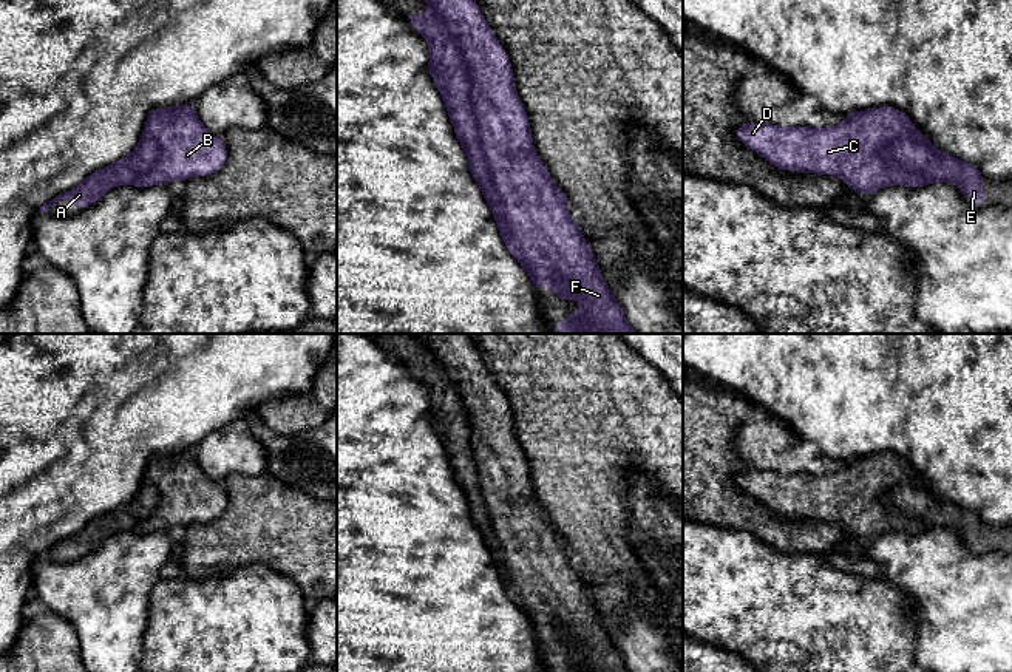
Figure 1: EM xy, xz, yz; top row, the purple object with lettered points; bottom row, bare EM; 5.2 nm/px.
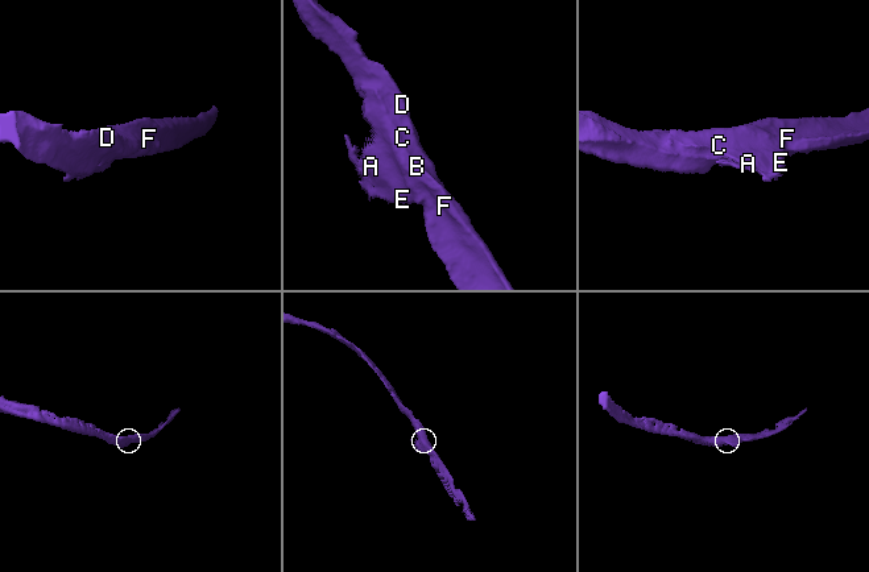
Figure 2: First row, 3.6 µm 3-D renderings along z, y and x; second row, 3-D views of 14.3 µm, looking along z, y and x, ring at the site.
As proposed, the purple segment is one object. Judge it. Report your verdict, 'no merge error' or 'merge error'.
merge error

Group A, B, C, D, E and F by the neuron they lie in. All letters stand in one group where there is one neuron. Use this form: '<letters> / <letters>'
A E / B C D F

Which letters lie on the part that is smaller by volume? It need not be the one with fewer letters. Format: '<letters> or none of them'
A, E

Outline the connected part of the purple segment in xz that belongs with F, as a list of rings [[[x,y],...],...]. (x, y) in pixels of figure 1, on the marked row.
[[[423,0],[445,20],[450,32],[457,37],[470,76],[470,94],[479,117],[479,134],[484,154],[490,168],[493,187],[505,212],[510,236],[519,250],[541,263],[550,263],[556,272],[553,284],[559,301],[575,298],[582,304],[581,311],[567,312],[567,320],[555,326],[553,334],[638,334],[627,321],[610,287],[601,277],[601,267],[593,258],[592,250],[569,213],[569,198],[556,185],[544,162],[536,154],[527,110],[514,88],[514,74],[505,48],[499,43],[493,29],[484,19],[476,0]]]

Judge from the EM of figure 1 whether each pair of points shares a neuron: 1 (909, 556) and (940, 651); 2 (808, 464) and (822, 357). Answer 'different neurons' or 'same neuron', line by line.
1: same neuron
2: different neurons

